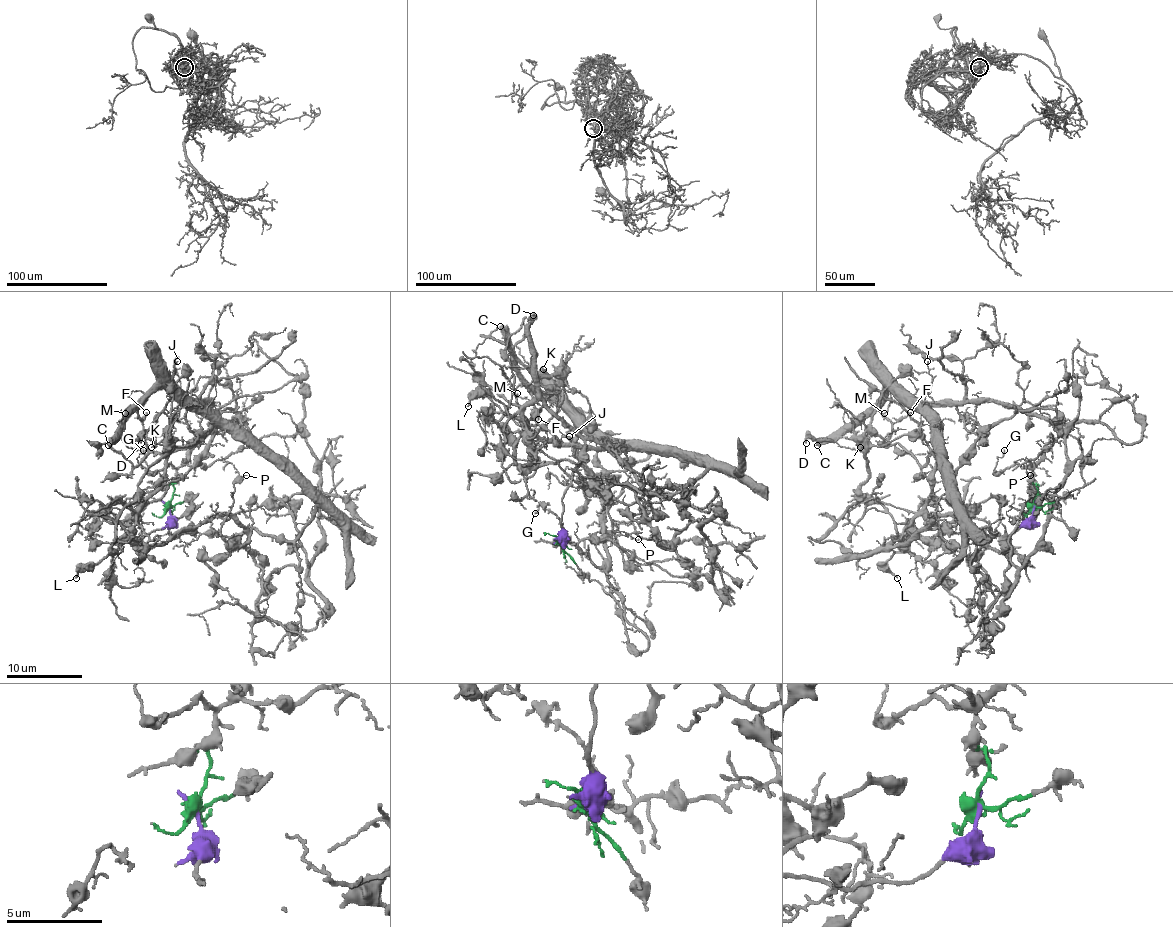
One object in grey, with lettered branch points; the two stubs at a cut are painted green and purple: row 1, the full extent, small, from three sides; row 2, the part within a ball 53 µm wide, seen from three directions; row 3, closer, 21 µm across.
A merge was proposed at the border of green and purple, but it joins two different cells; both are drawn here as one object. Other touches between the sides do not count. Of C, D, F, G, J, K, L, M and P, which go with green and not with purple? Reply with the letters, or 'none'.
C, D, F, G, J, K, M, P

